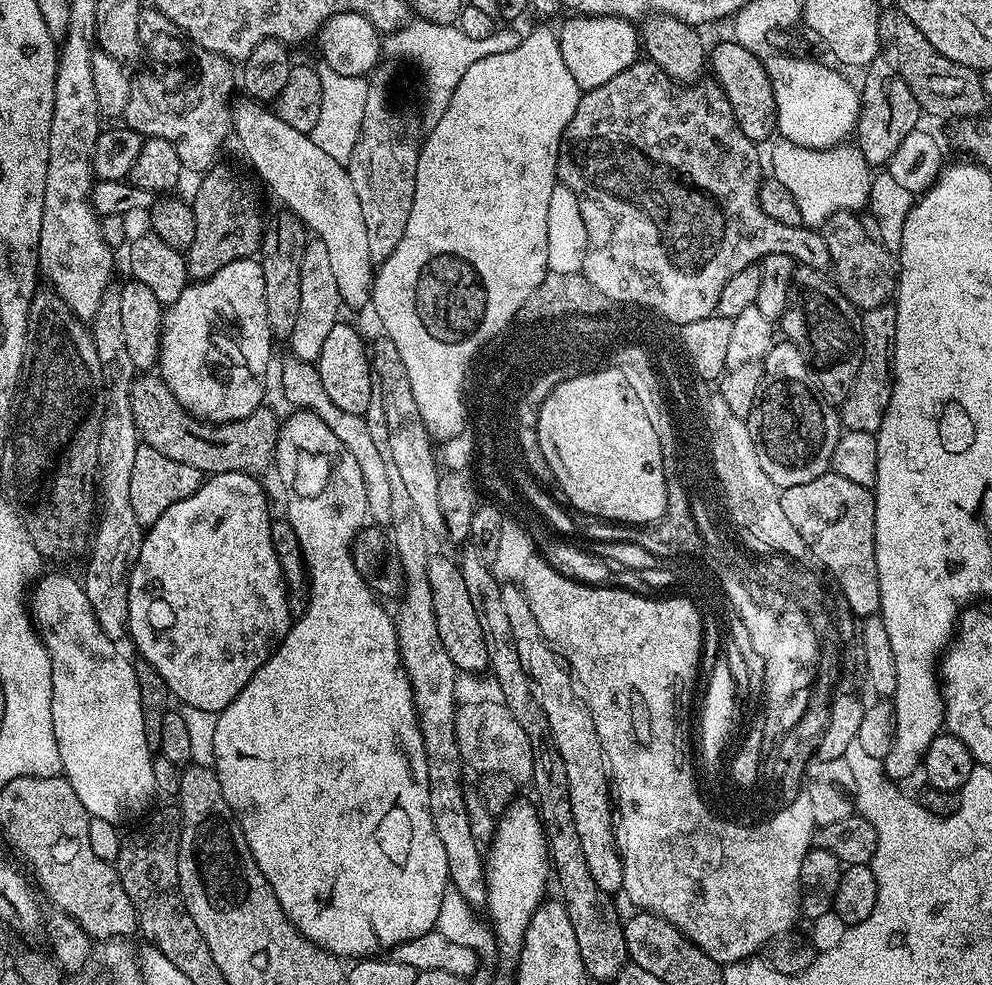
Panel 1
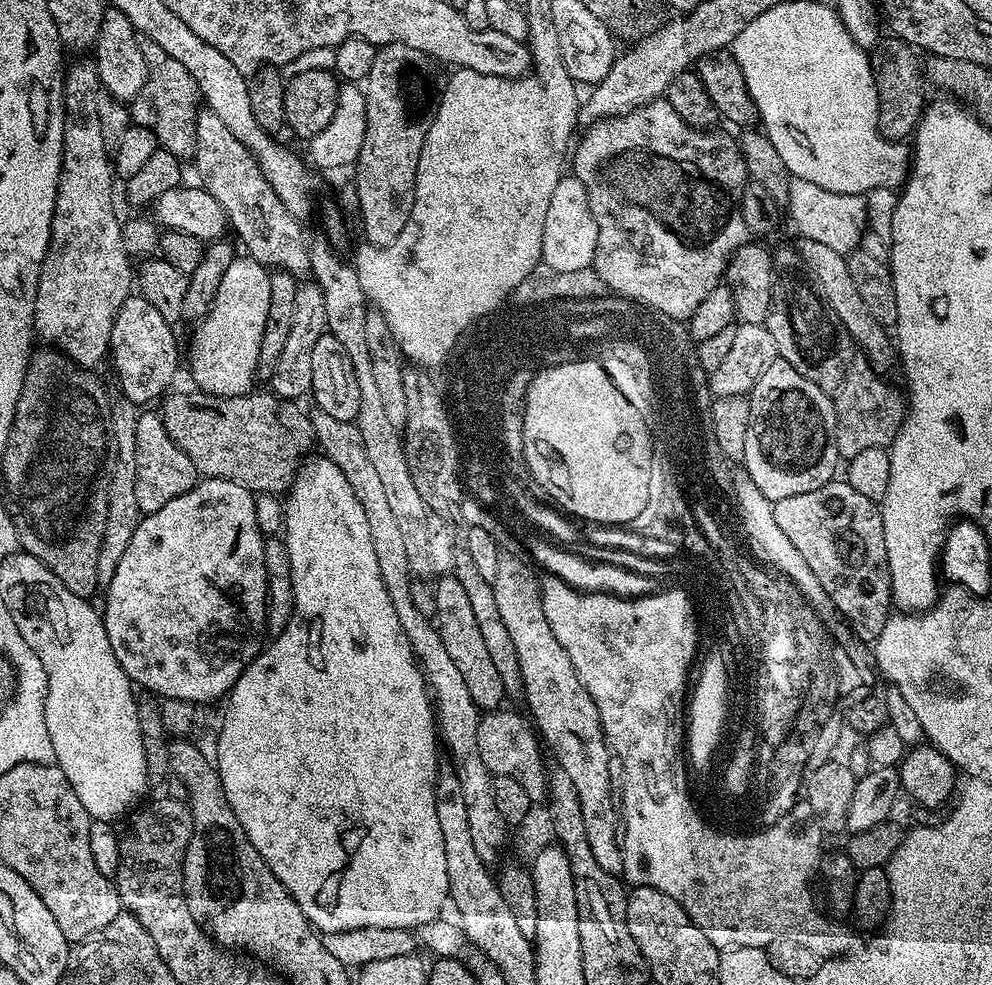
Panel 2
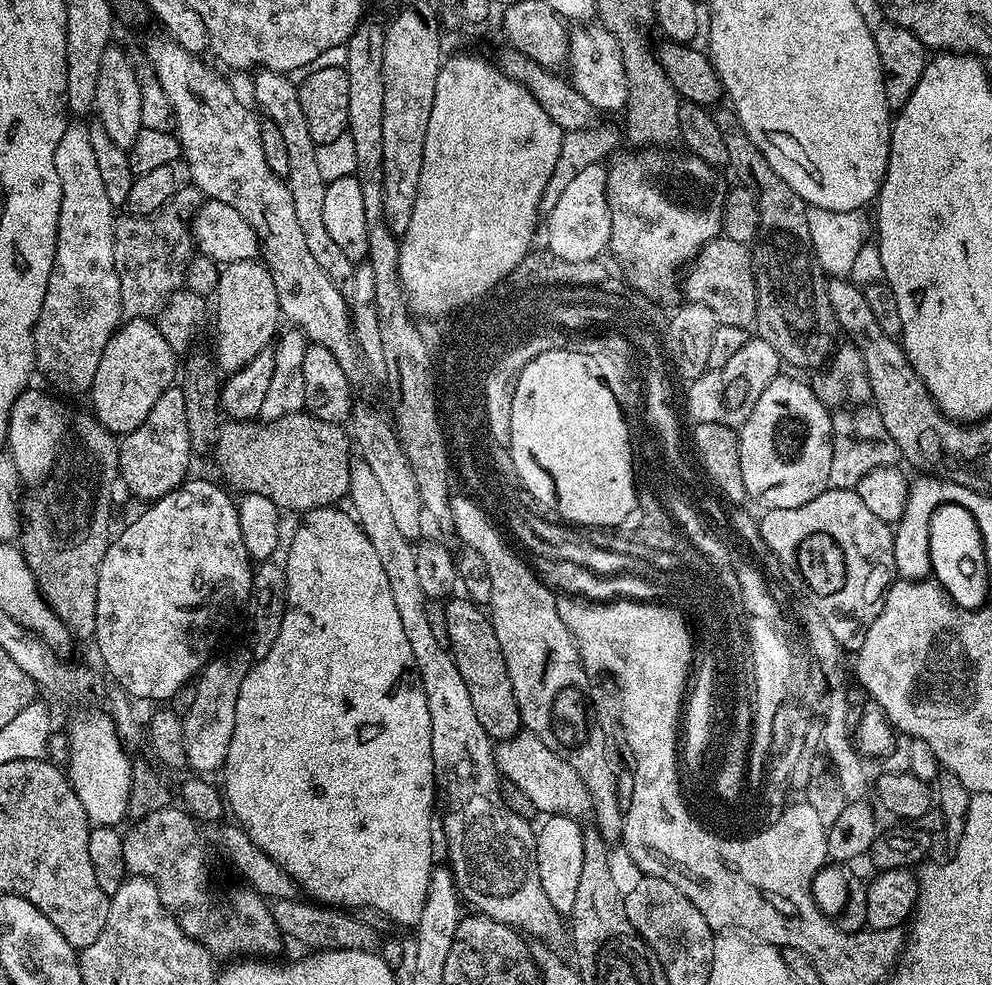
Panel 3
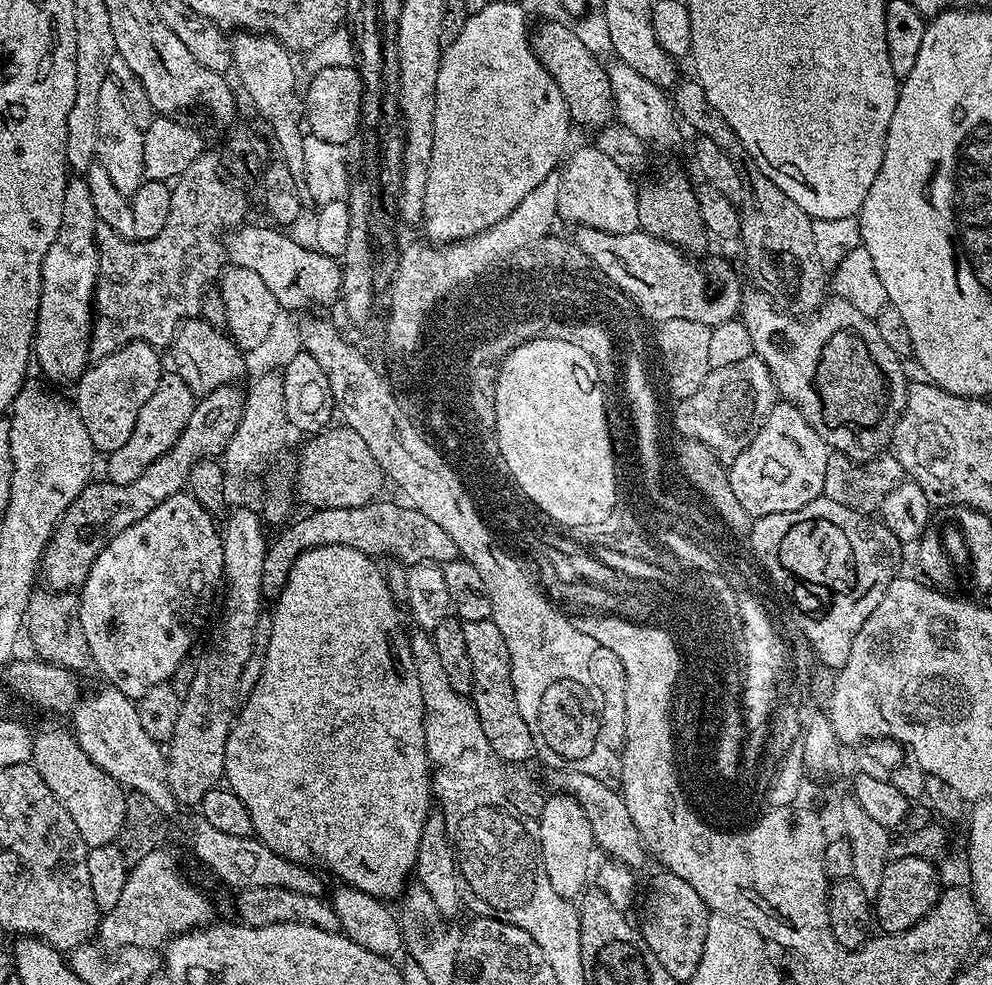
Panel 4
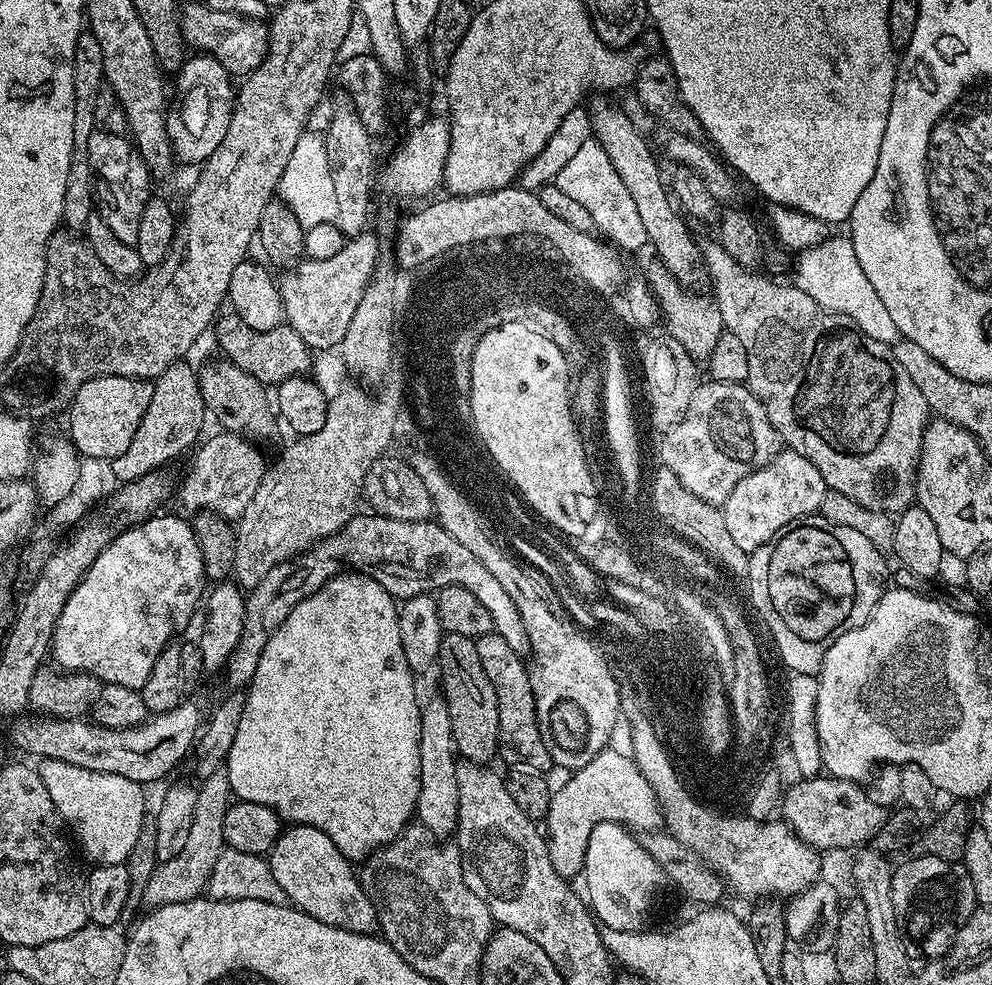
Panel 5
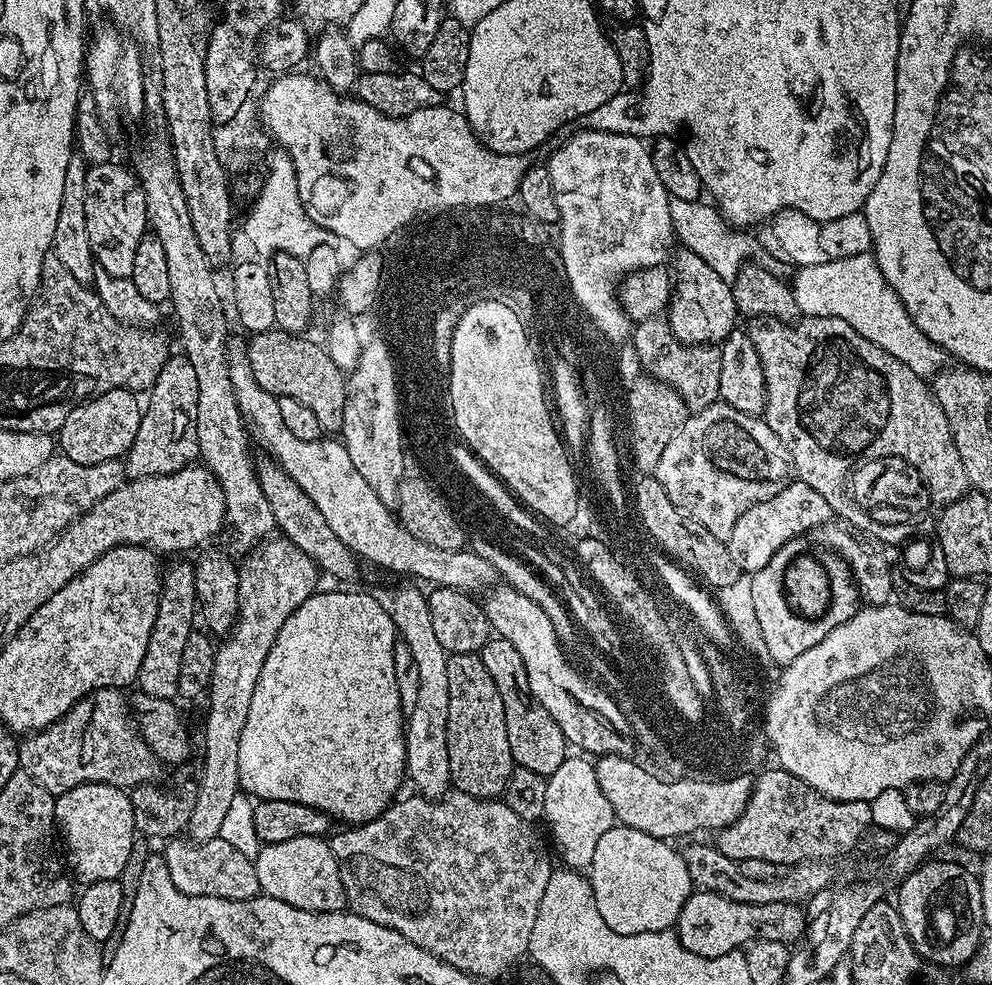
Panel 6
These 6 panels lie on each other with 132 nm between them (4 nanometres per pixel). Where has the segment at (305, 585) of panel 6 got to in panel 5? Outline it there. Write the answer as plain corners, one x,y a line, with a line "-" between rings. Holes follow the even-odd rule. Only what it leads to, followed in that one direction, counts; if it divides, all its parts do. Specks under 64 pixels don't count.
356,382
346,383
344,388
340,389
338,396
334,398
333,400
328,401
328,409
326,410
326,426
322,426
322,430
318,430
317,432
315,432
314,434
310,434
309,436
302,436
302,437
293,439
294,441
293,444
288,444
285,446
284,453
282,453
281,456
278,457
276,460
276,465
274,465
273,468
271,465
271,467
269,467
267,471
265,471
264,481
260,483
260,485
258,486
258,490
254,494
254,498
250,498
250,506
246,506
246,510
244,511
244,513
242,513
242,515
240,515
240,517
235,521
234,527
236,529
236,549
234,550
234,566
232,567
232,570
234,573
234,580
236,584
240,586
241,589
251,590
251,588
253,588
254,586
258,586
258,582
262,582
262,578
266,578
266,574
270,574
270,570
274,570
274,566
278,566
282,562
286,562
287,560
291,560
293,558
299,557
301,554
307,553
309,549
311,549
312,545
317,544
319,540
324,540
325,538
327,538
327,536
332,536
338,530
342,530
344,528
344,524
346,523
346,521
352,519
354,513
357,511
356,496
358,500
358,493
361,491
365,476
368,475
368,469
372,467
375,461
381,459
381,457
383,457
385,453
387,453
384,451
387,450
388,443
390,443
392,440
392,419
394,419
396,416
396,399
398,400
401,399
402,392
399,387
389,387
386,392
388,393
388,396
380,396
377,398
377,400
375,400
375,398
372,397
370,393
363,392
363,390
360,389
358,385
353,384
353,383
356,383
-
224,770
212,772
199,782
201,784
196,788
196,809
194,822
190,826
190,838
186,838
186,846
182,846
177,856
157,863
153,876
146,883
145,905
159,906
197,899
207,889
214,862
218,862
218,854
226,847
222,822
226,818
228,805
234,800
228,773

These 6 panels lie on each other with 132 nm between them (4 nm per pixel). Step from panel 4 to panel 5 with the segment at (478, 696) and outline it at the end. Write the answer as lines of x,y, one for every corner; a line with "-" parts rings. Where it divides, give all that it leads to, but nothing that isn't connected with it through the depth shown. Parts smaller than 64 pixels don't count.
495,630
475,637
475,641
479,661
482,662
482,667
486,670
486,675
490,678
490,683
494,686
494,692
497,695
499,759
504,759
508,764
534,766
534,770
547,773
553,767
553,763
550,750
546,750
546,742
542,742
542,734
536,721
532,677
525,657
514,651
510,647
510,642
506,642
506,638
502,638

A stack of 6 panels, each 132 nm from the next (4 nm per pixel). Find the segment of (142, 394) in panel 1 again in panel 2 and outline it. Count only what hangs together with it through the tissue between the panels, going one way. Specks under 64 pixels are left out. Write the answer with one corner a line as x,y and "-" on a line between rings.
253,390
244,396
214,396
191,400
182,393
173,391
162,400
162,415
166,434
174,438
174,442
194,462
197,473
210,480
229,480
241,484
247,492
259,494
270,492
284,494
292,487
302,461
314,448
312,417
303,412
299,403
285,400
271,391

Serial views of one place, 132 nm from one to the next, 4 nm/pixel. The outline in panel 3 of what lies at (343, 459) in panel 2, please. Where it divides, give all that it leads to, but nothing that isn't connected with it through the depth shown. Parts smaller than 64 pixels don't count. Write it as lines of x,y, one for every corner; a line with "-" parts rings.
359,458
353,459
350,466
350,486
347,499
352,500
351,511
354,513
360,529
370,538
370,546
378,554
382,562
382,570
386,570
386,578
390,582
390,595
394,597
394,607
398,610
398,618
402,622
402,630
410,642
410,650
414,650
416,672
426,694
426,706
430,706
430,734
432,735
432,757
434,758
434,778
436,779
436,795
439,811
444,811
444,844
448,847
447,863
452,869
452,876
460,894
474,907
477,913
494,918
503,924
510,924
517,930
523,930
529,937
544,941
553,949
566,940
566,920
558,910
550,904
541,879
538,876
538,858
536,857
536,835
532,820
520,816
506,802
500,793
502,776
497,771
494,741
482,730
482,722
478,722
478,714
474,714
474,702
470,702
470,690
466,690
466,681
458,674
458,666
454,662
451,651
434,638
433,630
426,619
428,600
422,590
422,582
418,582
418,562
413,541
402,538
390,509
386,506
386,497
376,479
376,475

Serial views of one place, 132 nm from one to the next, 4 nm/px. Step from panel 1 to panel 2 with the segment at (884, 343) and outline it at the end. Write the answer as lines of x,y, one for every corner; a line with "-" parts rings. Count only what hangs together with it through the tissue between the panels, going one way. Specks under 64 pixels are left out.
854,358
843,384
836,389
832,405
836,415
836,445
841,457
859,454
862,450
887,449
898,434
901,413
896,413
896,396
883,384
881,377
864,358

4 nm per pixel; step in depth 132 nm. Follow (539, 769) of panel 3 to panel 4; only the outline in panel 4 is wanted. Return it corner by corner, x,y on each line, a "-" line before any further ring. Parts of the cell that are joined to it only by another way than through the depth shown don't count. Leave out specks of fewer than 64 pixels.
555,771
552,774
553,789
561,790
577,800
578,806
586,814
590,822
592,839
604,852
609,852
615,863
623,864
625,868
639,870
646,861
646,849
638,834
638,826
634,826
634,818
630,818
630,810
626,810
623,795
616,788
598,782
598,778
590,778
590,774
578,774
577,771

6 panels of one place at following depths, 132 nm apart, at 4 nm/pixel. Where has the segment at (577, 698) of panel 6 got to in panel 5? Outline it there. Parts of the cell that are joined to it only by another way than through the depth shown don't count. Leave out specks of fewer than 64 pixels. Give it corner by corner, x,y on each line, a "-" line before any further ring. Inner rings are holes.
375,514
368,516
353,515
346,521
344,528
334,535
327,536
312,545
310,554
303,558
293,558
274,566
258,586
254,586
244,597
245,621
242,622
241,640
237,648
228,657
228,663
222,669
222,676
232,690
240,690
252,683
254,670
258,670
258,658
266,650
266,642
286,622
286,614
298,602
314,594
328,580
333,580
345,570
361,572
374,578
382,590
386,590
397,601
409,600
411,596
435,593
446,586
462,586
486,606
492,619
492,626
500,633
510,647
521,654
529,651
526,626
522,626
522,614
514,606
510,594
490,570
485,570
474,554
454,538
434,520
399,520
-
192,698
181,700
174,710
149,715
143,724
133,728
104,728
84,718
32,715
36,716
29,720
17,719
17,724
12,728
12,740
22,751
29,752
35,758
61,759
86,770
122,775
143,786
150,786
155,780
170,775
183,762
184,755
193,751
206,720
206,712

